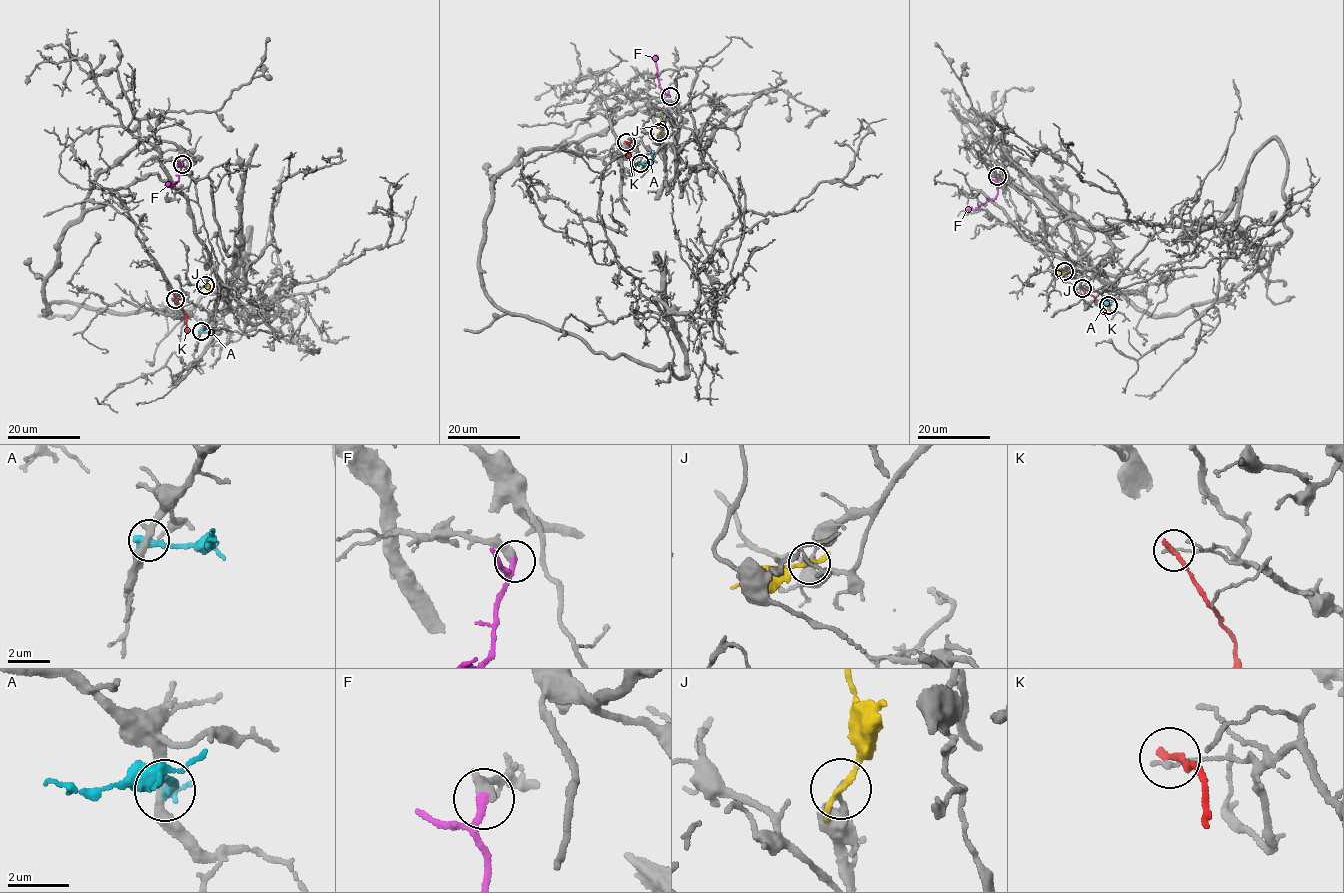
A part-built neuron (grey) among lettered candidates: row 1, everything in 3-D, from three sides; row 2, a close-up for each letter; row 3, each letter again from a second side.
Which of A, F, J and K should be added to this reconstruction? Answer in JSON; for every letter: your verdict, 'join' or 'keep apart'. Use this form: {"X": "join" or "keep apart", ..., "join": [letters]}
{"A": "keep apart", "F": "join", "J": "keep apart", "K": "keep apart", "join": ["F"]}

